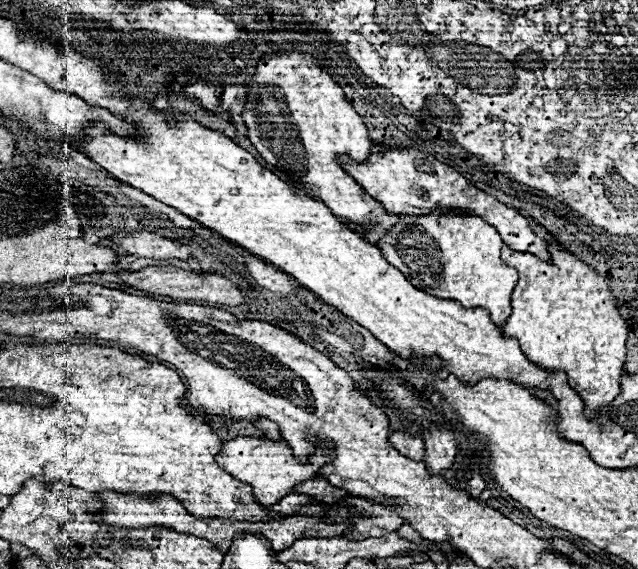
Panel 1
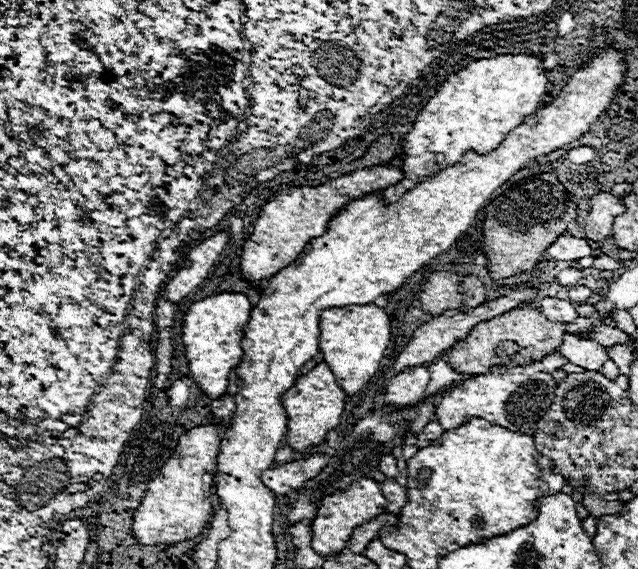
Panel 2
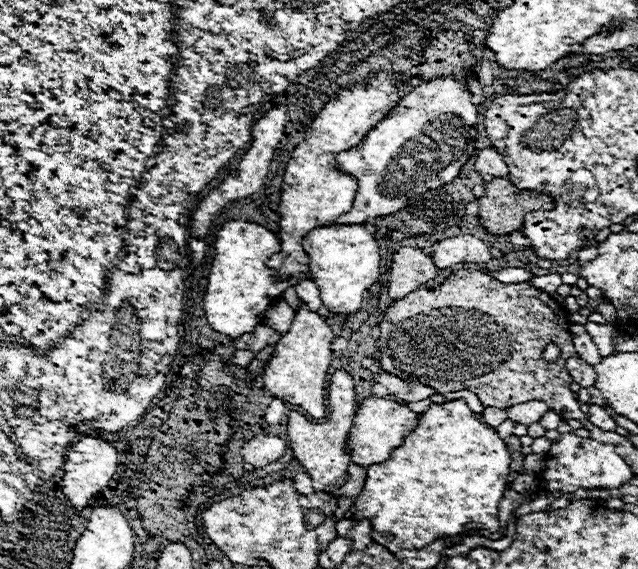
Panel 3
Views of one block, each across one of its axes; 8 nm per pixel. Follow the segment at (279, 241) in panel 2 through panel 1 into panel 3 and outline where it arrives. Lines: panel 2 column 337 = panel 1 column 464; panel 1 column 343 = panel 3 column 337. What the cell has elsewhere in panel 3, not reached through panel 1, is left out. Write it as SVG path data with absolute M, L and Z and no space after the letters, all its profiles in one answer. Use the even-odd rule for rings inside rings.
M442 76L416 86L358 146L336 156L338 170L348 172L358 180L352 210L342 214L336 222L366 224L378 216L404 208L406 204L400 204L400 192L414 196L452 182L468 158L476 154L476 136L478 108L472 104L472 92L466 84L452 76Z

